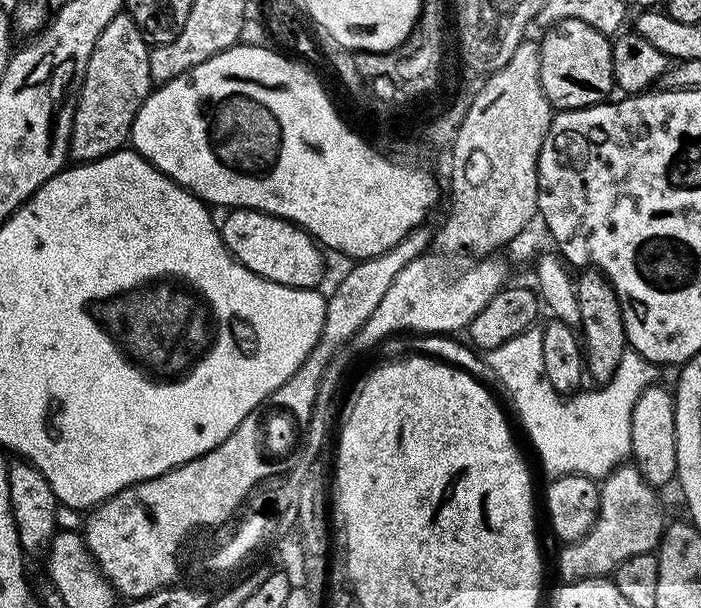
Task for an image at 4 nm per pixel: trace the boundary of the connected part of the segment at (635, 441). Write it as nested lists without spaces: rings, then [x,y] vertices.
[[[649,386],[640,391],[634,402],[628,425],[630,460],[651,488],[663,490],[677,479],[678,446],[676,445],[676,402],[671,391]]]

